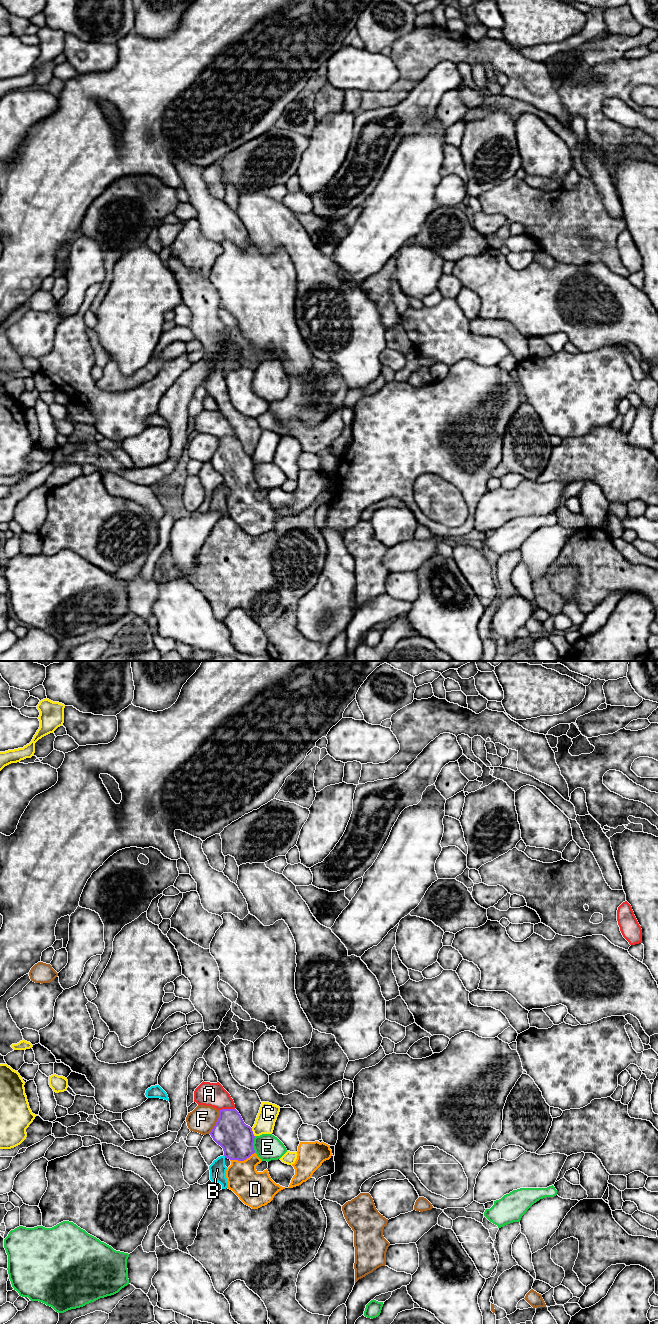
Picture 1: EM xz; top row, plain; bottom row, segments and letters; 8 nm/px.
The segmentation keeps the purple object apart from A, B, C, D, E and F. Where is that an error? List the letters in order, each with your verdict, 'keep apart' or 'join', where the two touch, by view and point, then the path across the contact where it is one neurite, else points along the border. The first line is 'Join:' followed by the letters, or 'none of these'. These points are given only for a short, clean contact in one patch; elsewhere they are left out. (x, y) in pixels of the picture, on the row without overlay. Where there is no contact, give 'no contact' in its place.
Join: D
A: keep apart | xz (226, 437)
B: keep apart | xz (224, 483) | along xz (223, 483), (225, 485)
C: keep apart | xz (252, 460)
D: join | xz (242, 488) | across xz (236, 466), (242, 488), (243, 506), (253, 516)
E: keep apart | xz (252, 472) | along xz (255, 464), (253, 471), (254, 480)
F: keep apart | xz (216, 450)

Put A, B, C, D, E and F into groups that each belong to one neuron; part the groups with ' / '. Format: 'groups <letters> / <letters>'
groups A / B / C / D / E / F

